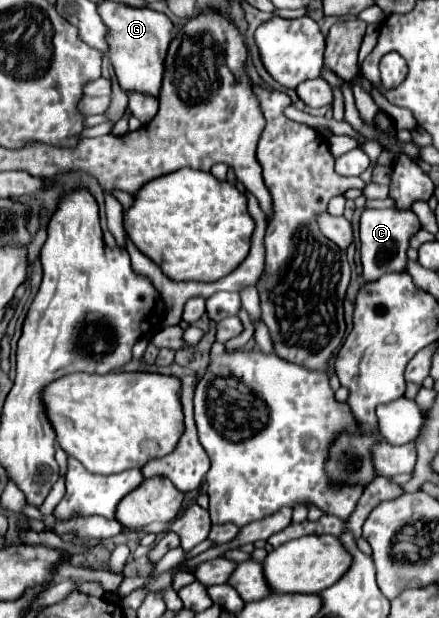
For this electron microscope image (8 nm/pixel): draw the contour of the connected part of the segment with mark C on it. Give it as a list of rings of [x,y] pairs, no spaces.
[[[365,209],[363,215],[361,215],[361,227],[359,227],[363,281],[375,281],[385,273],[403,273],[403,271],[407,271],[409,241],[419,229],[421,229],[419,217],[413,211]]]

